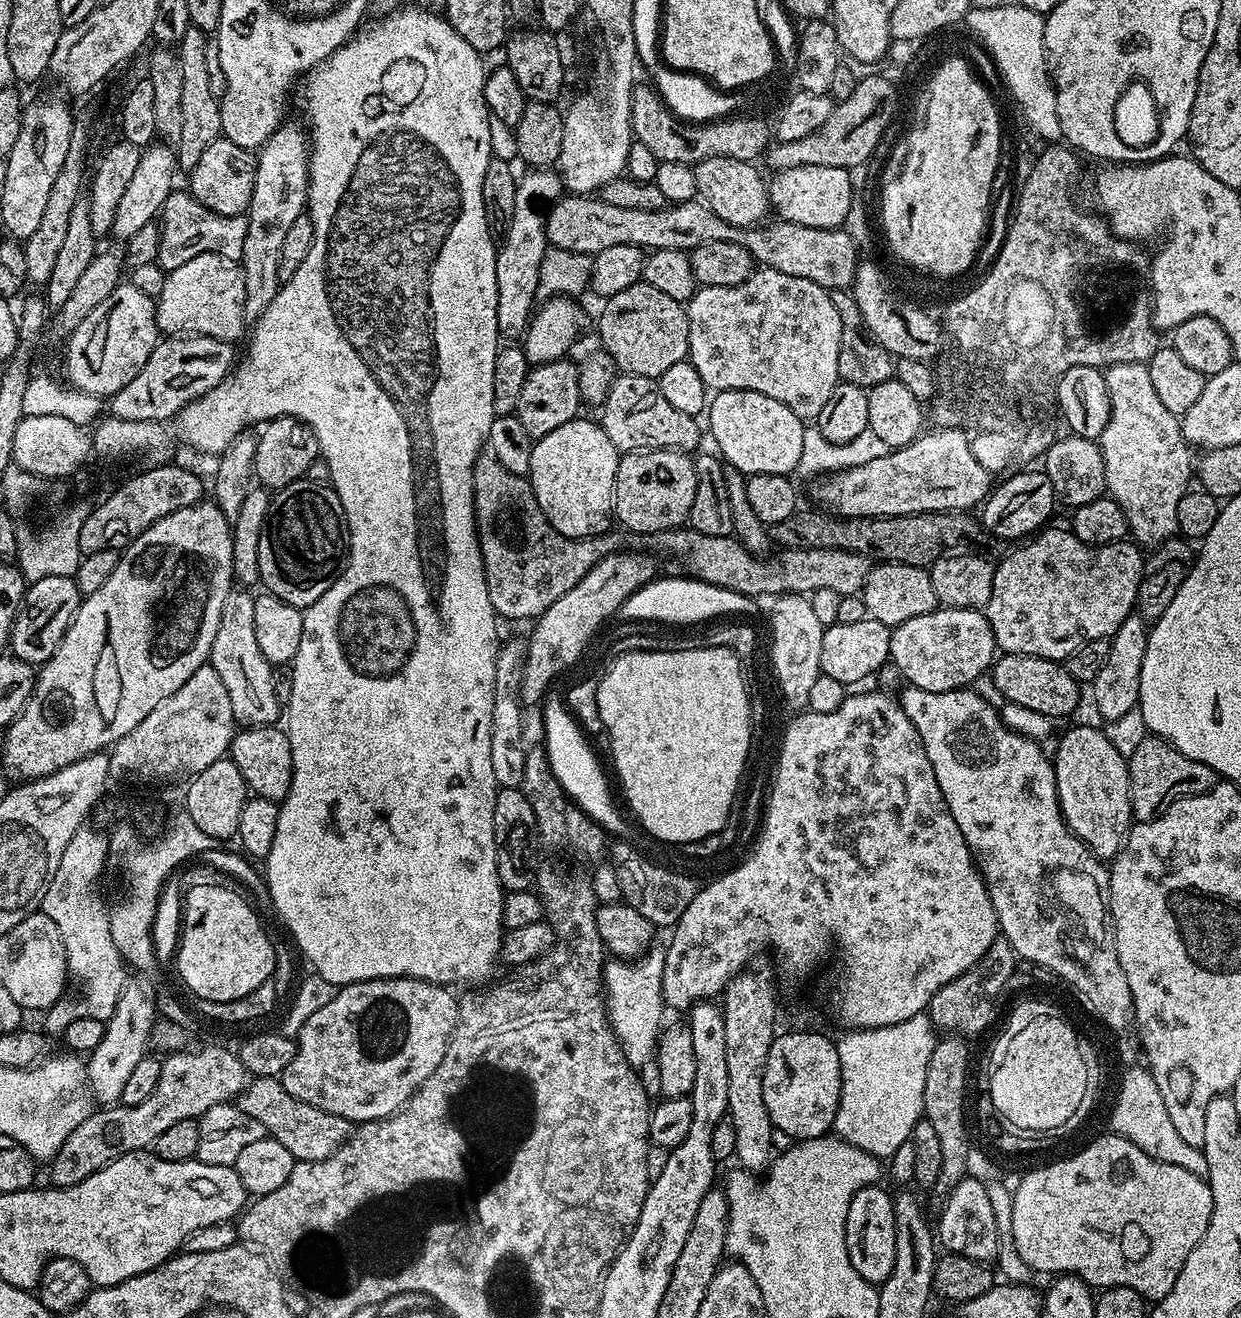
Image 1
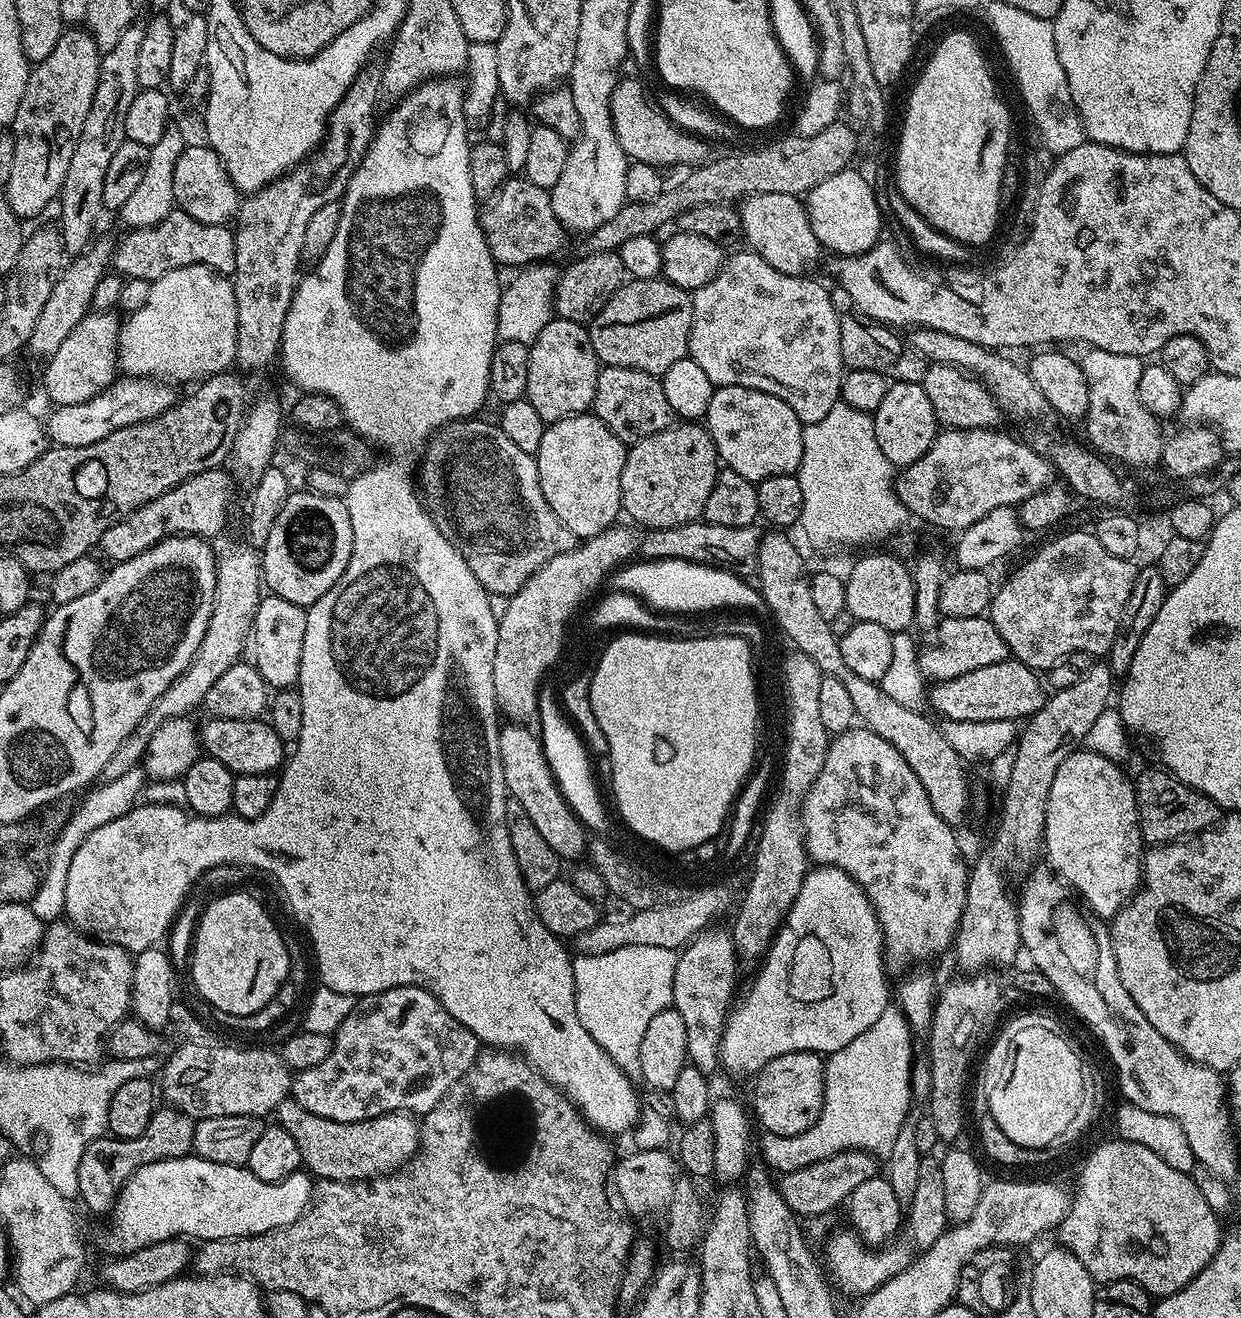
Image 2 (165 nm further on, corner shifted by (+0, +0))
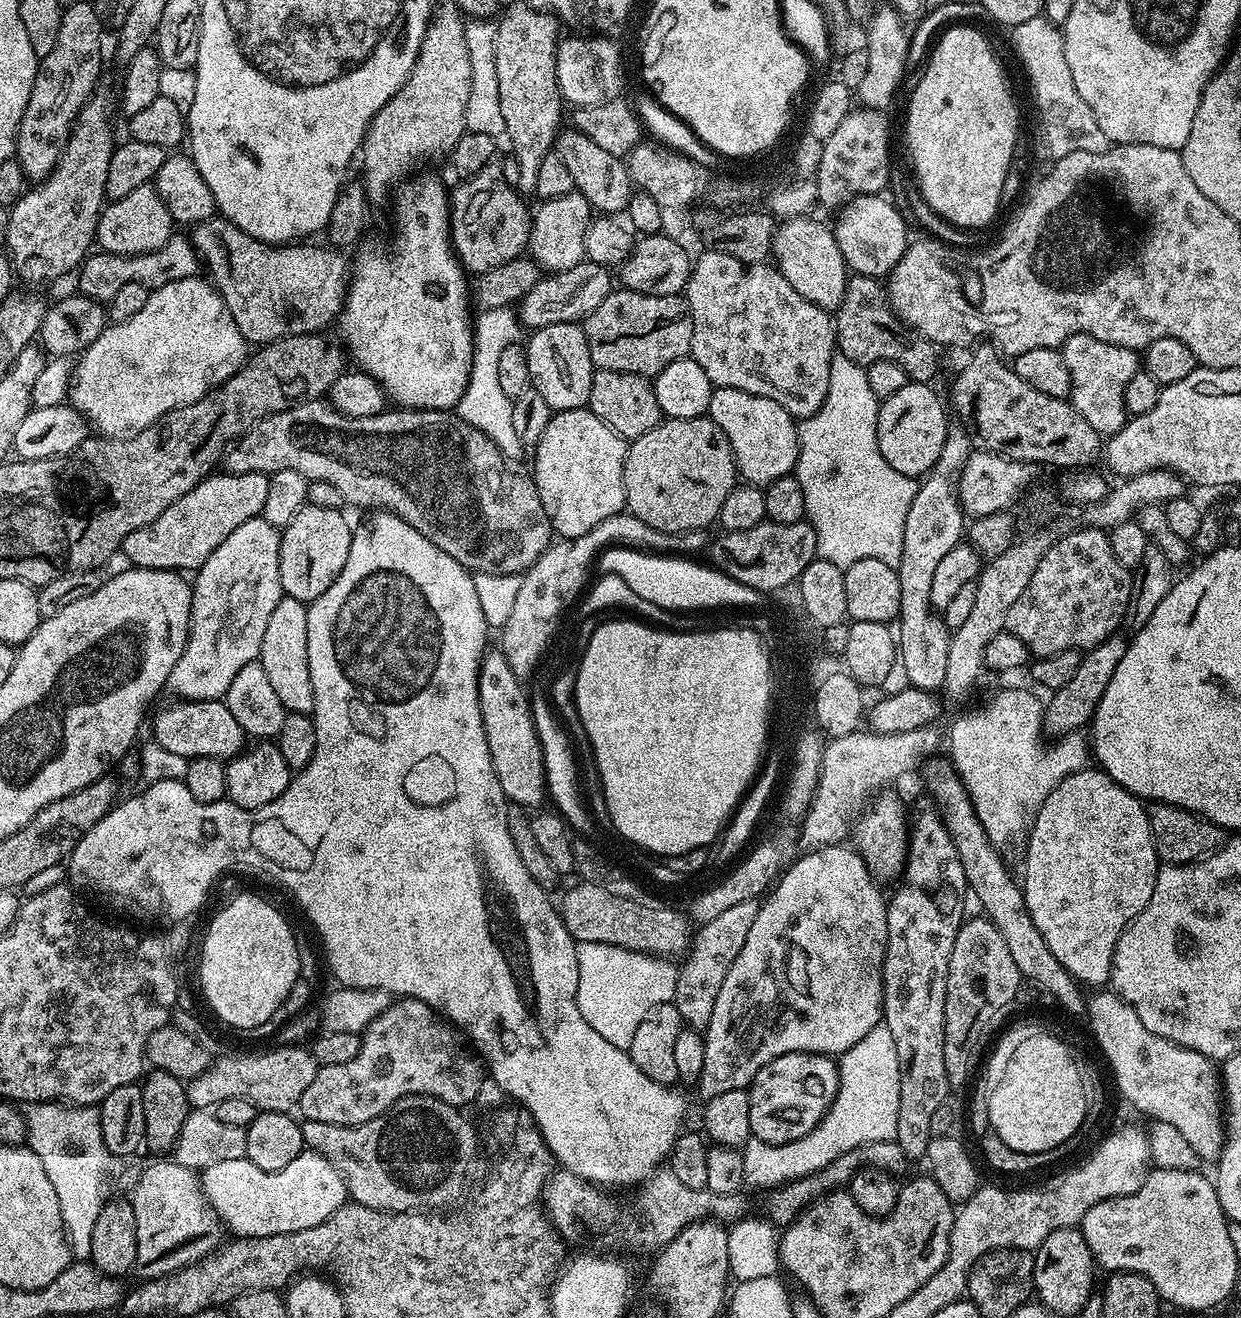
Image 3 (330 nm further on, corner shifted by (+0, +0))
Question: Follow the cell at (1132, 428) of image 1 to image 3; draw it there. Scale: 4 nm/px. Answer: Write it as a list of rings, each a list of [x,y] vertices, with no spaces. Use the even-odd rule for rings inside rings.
[[[1074,334],[1062,345],[1066,358],[1066,366],[1072,375],[1072,395],[1070,403],[1094,426],[1101,437],[1113,436],[1129,420],[1124,395],[1126,382],[1141,371],[1142,360],[1135,348],[1114,346],[1110,342],[1102,342],[1090,334]]]

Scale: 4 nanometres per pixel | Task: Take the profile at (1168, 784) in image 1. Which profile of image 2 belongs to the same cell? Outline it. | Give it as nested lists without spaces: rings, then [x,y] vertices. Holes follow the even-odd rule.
[[[1163,767],[1146,769],[1140,777],[1135,777],[1134,787],[1140,834],[1149,845],[1171,844],[1174,840],[1195,836],[1197,832],[1219,824],[1222,819],[1221,808],[1209,796],[1196,792]]]

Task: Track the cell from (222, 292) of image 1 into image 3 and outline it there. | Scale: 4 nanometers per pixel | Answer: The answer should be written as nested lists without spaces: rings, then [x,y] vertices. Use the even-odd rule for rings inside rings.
[[[200,276],[182,278],[178,282],[166,282],[166,286],[153,288],[146,298],[146,306],[134,314],[134,318],[117,324],[109,323],[89,348],[79,353],[70,381],[70,404],[101,437],[119,438],[133,436],[138,430],[146,430],[158,418],[170,410],[190,406],[216,387],[218,380],[212,375],[223,364],[235,370],[246,359],[246,341],[234,326],[226,302],[217,294],[207,279]]]

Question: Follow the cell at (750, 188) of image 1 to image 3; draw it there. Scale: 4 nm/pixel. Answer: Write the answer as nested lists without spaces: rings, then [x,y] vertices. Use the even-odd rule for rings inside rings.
[[[807,215],[793,216],[785,219],[777,227],[776,236],[772,239],[774,264],[775,267],[780,269],[780,273],[786,278],[786,282],[790,282],[790,286],[794,286],[794,290],[798,290],[798,294],[802,294],[802,298],[814,302],[822,309],[835,310],[840,307],[842,298],[846,294],[850,269],[842,258],[842,250],[838,250],[835,231],[829,225],[827,228],[826,225],[819,224],[816,220],[808,219]]]

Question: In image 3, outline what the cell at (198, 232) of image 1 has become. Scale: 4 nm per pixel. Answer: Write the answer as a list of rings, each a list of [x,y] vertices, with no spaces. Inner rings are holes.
[[[174,234],[158,250],[138,254],[137,256],[119,256],[109,252],[93,251],[85,256],[84,263],[78,269],[80,276],[79,291],[92,300],[107,302],[118,294],[118,289],[129,282],[138,282],[138,286],[146,286],[150,290],[166,286],[166,282],[178,282],[182,278],[200,276],[202,261],[200,253],[192,245],[187,235]]]

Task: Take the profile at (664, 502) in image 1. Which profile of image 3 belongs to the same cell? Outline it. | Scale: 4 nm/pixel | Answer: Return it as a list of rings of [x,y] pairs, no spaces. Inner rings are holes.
[[[707,415],[698,418],[682,418],[681,420],[661,419],[658,426],[654,426],[654,430],[650,430],[646,434],[642,434],[638,439],[628,444],[628,452],[624,456],[624,503],[627,511],[632,512],[638,518],[642,518],[642,522],[654,527],[656,530],[662,531],[680,531],[680,530],[698,530],[699,528],[711,529],[713,525],[720,519],[720,511],[722,510],[722,502],[726,502],[730,490],[734,490],[738,483],[738,473],[736,471],[736,459],[730,450],[730,442],[726,438],[726,434],[722,434],[720,427]]]

